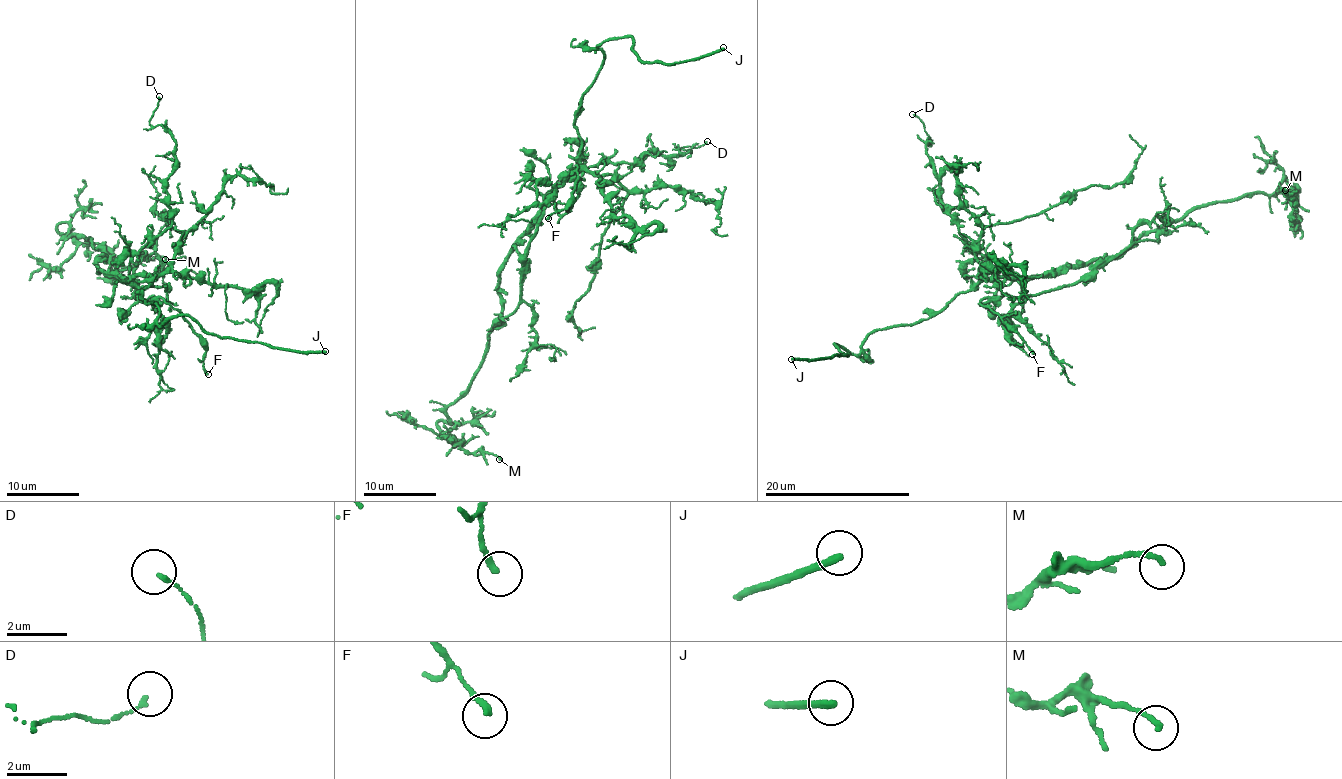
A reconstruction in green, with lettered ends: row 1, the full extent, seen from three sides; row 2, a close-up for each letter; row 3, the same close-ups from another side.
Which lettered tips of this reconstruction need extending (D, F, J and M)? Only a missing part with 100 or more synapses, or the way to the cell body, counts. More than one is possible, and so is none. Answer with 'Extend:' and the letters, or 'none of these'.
Extend: J

